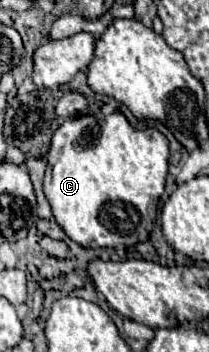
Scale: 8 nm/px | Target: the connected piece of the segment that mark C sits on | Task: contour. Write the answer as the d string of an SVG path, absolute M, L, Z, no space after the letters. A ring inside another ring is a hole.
M116 111L102 119L92 115L80 115L66 119L52 135L48 153L48 169L44 177L44 195L52 207L56 223L64 233L86 247L96 243L98 247L132 247L146 241L158 209L158 199L164 193L164 181L168 175L168 139L154 127L132 127L128 119Z

